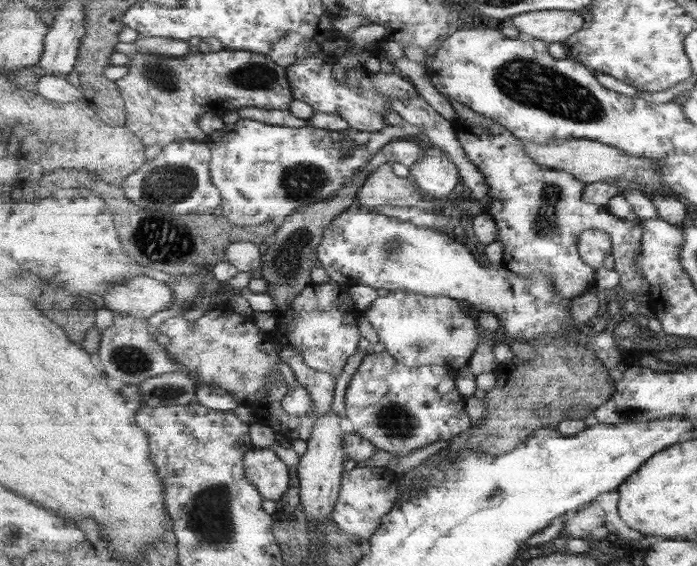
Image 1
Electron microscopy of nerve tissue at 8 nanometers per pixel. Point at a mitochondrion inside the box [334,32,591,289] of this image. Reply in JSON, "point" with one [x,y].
{"point":[545,224]}

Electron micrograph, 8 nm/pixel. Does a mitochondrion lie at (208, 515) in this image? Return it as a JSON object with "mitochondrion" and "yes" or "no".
{"mitochondrion":"yes"}

